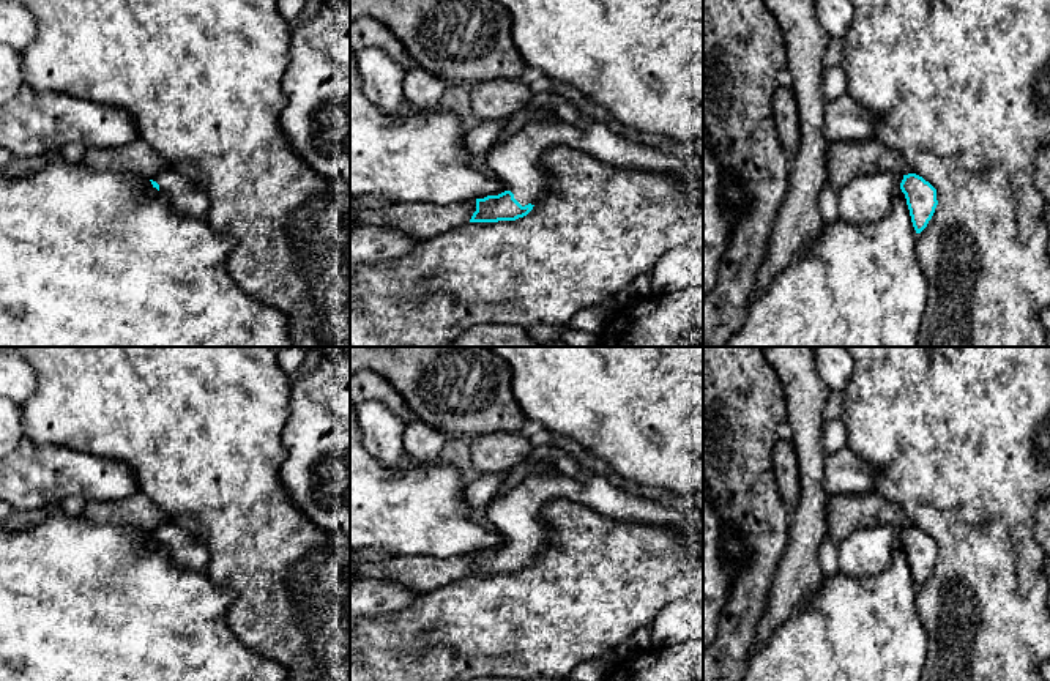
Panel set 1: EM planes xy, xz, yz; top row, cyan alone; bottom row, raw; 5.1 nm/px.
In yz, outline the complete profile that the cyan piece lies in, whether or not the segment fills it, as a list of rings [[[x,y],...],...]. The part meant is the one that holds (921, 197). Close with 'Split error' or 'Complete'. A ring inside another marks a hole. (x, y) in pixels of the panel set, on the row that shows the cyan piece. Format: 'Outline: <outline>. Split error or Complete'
Outline: [[[916,173],[858,175],[839,189],[839,219],[867,224],[884,218],[891,211],[895,188],[905,194],[913,227],[916,233],[921,233],[932,219],[938,200],[936,189]]]. Split error

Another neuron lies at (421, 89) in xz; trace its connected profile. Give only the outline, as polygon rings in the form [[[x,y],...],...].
[[[416,68],[407,71],[404,77],[404,95],[408,102],[426,112],[437,110],[448,101],[448,85],[441,79]]]

